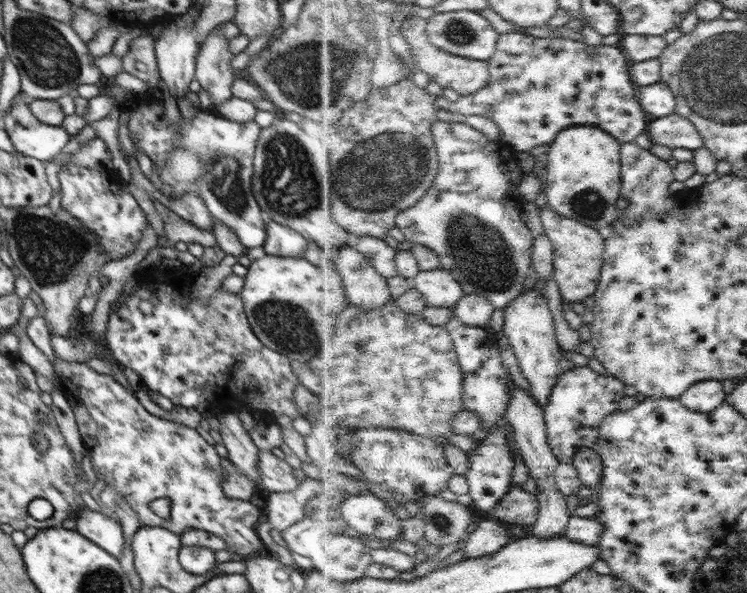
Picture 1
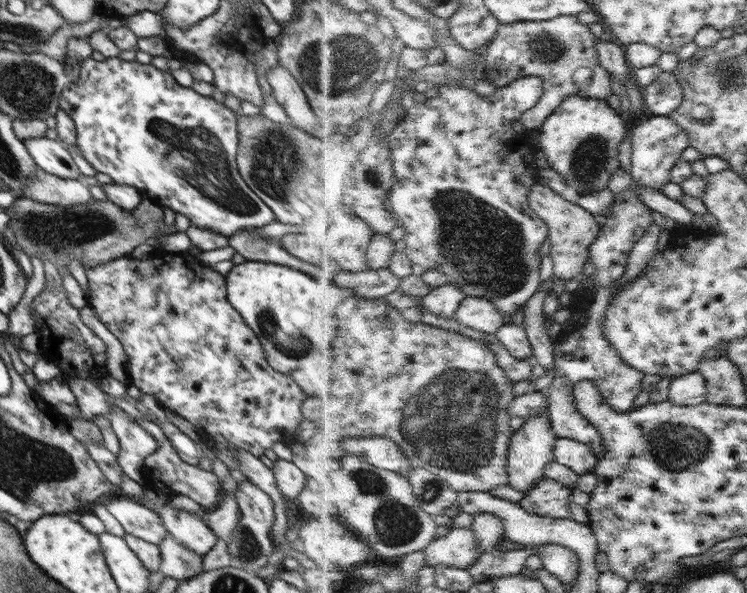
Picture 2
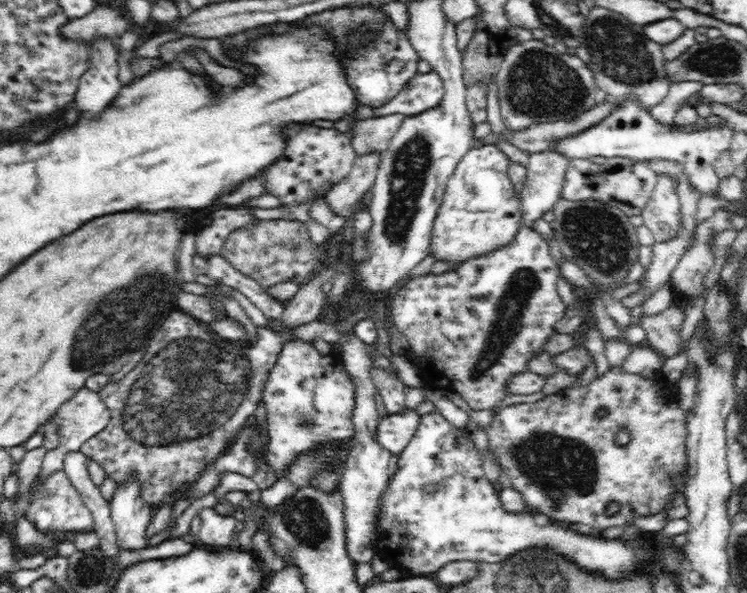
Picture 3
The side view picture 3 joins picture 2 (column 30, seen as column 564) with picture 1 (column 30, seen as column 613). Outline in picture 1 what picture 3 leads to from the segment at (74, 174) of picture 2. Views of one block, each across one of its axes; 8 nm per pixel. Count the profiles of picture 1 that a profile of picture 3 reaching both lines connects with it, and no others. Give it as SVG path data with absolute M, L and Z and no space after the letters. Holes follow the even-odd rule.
M22 92L14 96L15 105L6 112L2 128L16 152L43 162L54 159L72 138L61 126L43 124L29 108L30 99Z

